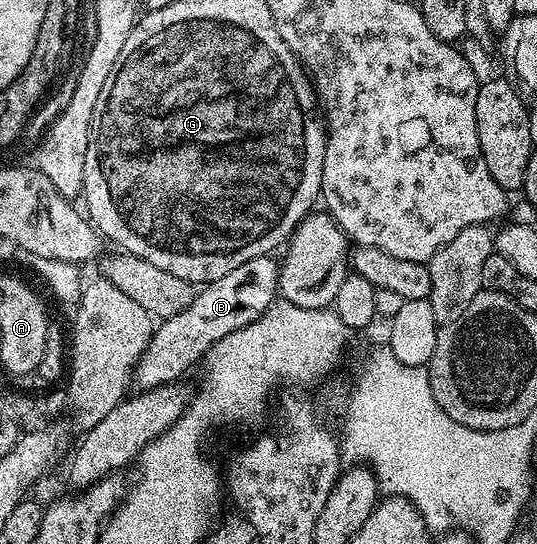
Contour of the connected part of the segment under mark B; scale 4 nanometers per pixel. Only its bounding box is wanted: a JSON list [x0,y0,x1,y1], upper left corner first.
[132,256,278,391]

